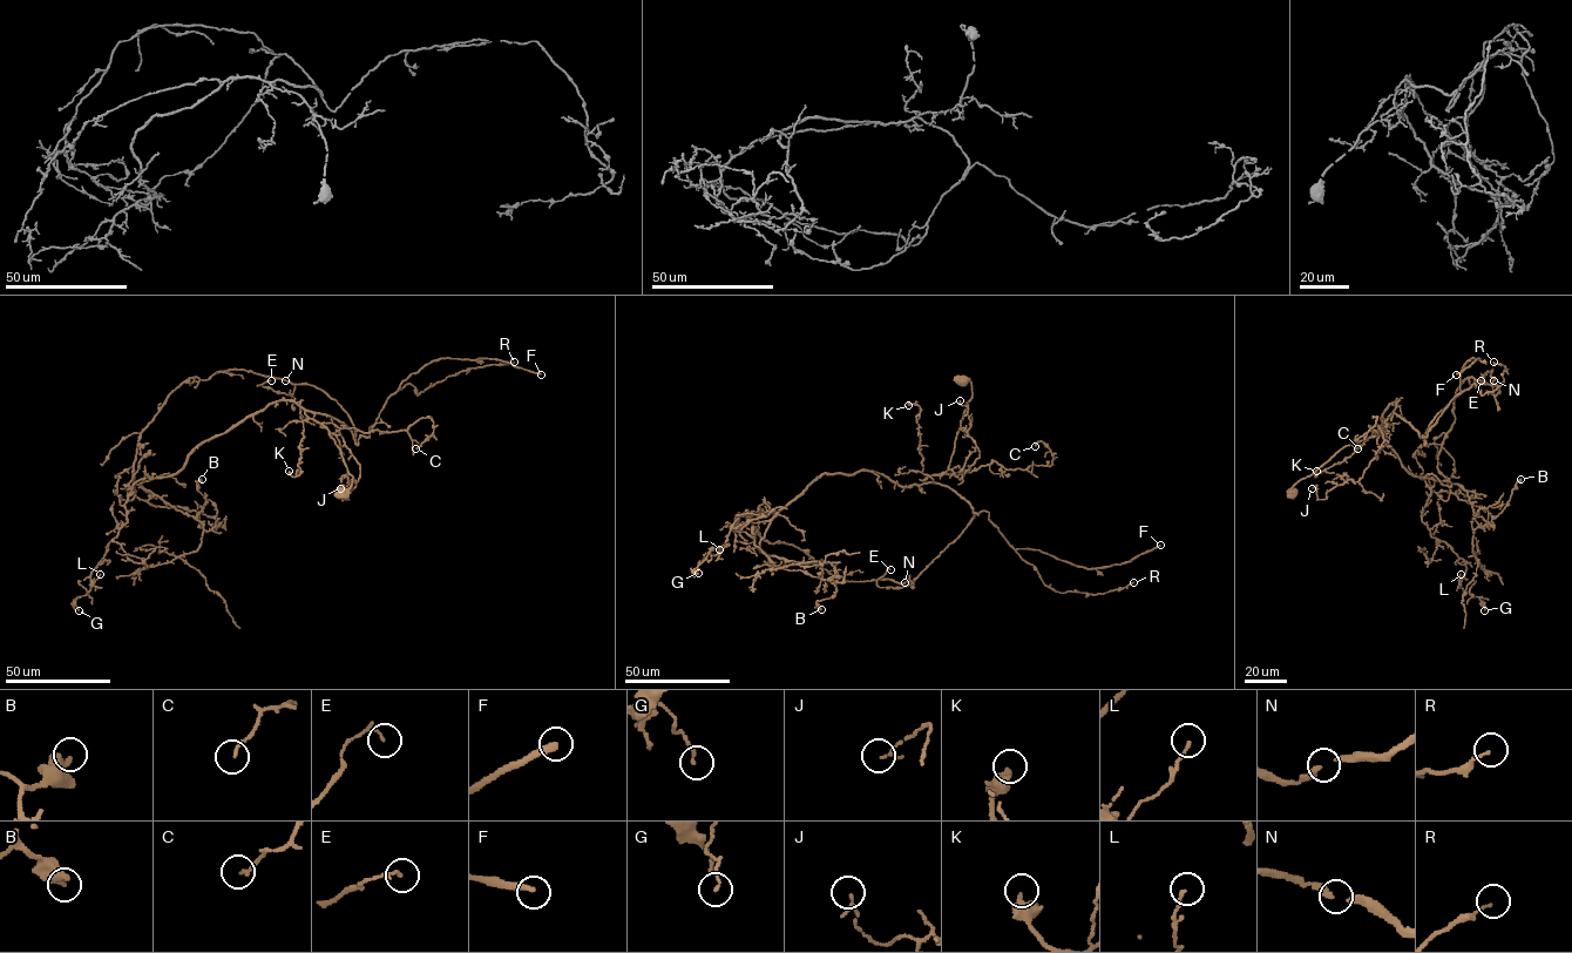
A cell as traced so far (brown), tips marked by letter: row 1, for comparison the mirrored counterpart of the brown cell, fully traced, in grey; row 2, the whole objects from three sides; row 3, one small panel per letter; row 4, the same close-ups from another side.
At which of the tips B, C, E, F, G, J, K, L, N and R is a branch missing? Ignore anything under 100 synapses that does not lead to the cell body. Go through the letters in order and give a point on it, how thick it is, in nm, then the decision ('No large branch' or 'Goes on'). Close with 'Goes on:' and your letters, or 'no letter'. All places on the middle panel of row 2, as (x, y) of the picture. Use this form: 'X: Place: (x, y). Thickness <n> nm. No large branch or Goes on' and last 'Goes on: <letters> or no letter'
B: Place: (821, 609). Thickness 400 nm. No large branch
C: Place: (1035, 446). Thickness 130 nm. No large branch
E: Place: (890, 569). Thickness 130 nm. No large branch
F: Place: (1160, 545). Thickness 280 nm. Goes on
G: Place: (698, 573). Thickness 120 nm. No large branch
J: Place: (960, 400). Thickness 130 nm. No large branch
K: Place: (908, 405). Thickness 380 nm. No large branch
L: Place: (719, 549). Thickness 140 nm. No large branch
N: Place: (905, 582). Thickness 200 nm. No large branch
R: Place: (1133, 582). Thickness 110 nm. No large branch
Goes on: F

